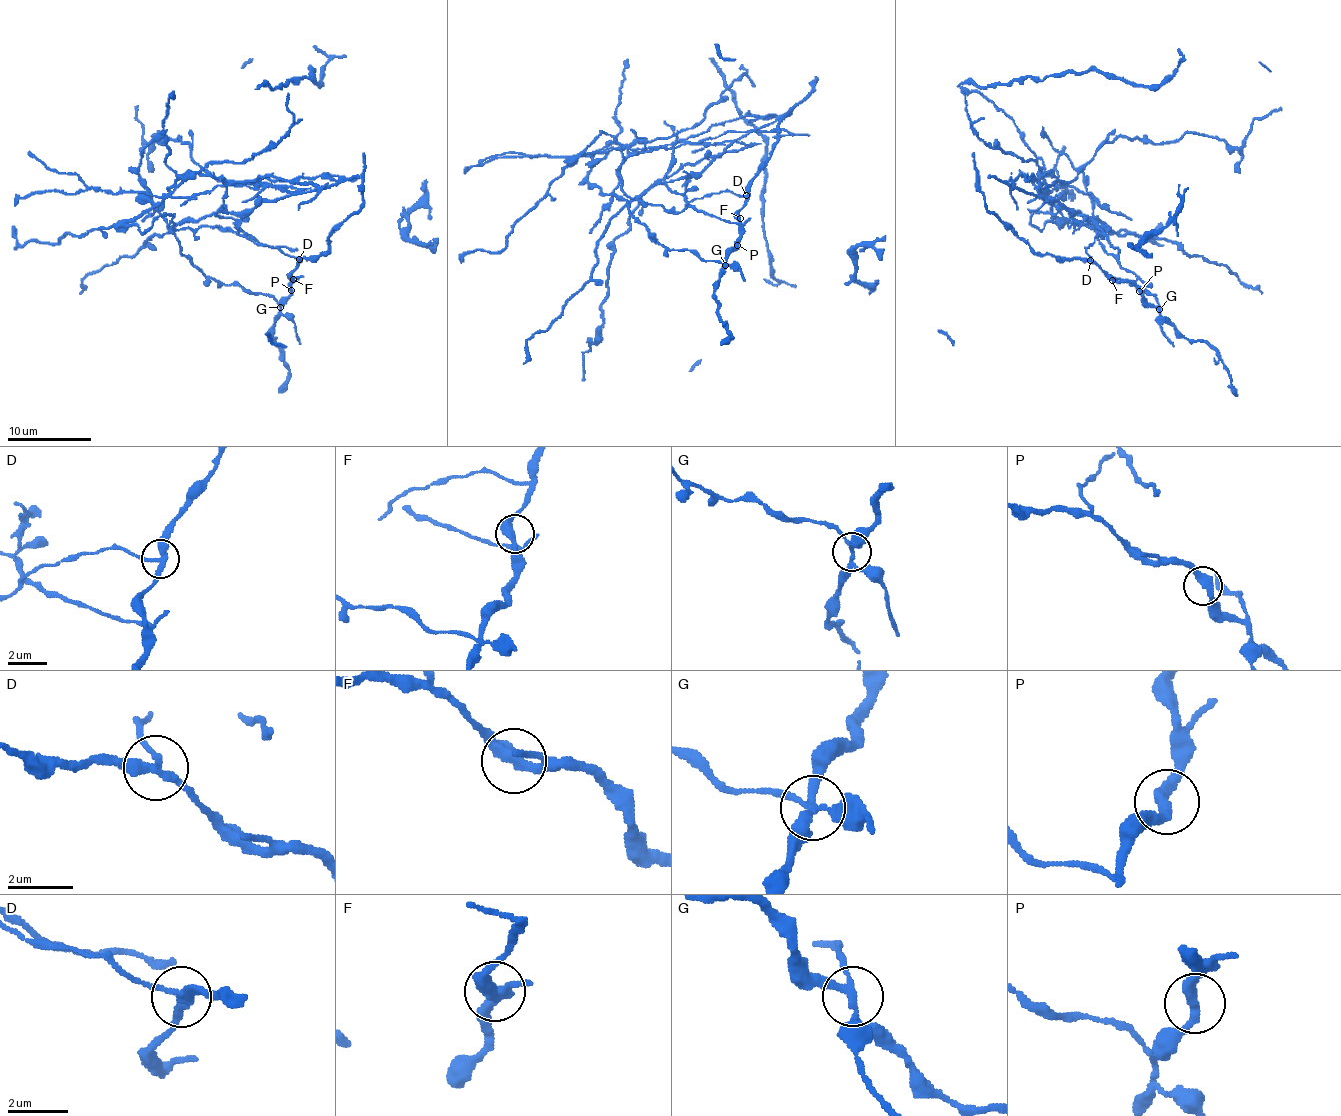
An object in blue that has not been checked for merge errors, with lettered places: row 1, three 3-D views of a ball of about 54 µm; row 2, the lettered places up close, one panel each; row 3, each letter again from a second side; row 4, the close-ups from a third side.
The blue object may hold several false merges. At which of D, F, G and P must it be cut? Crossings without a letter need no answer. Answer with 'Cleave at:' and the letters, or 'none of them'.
Cleave at: D, G

